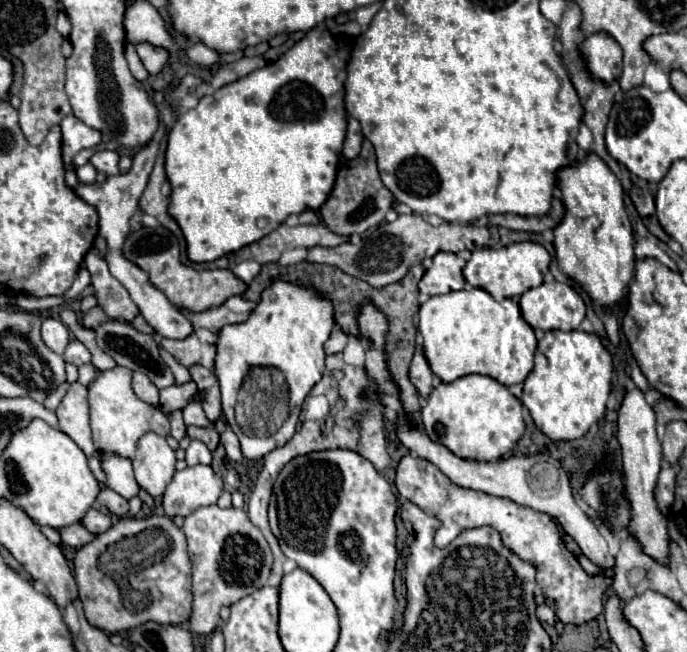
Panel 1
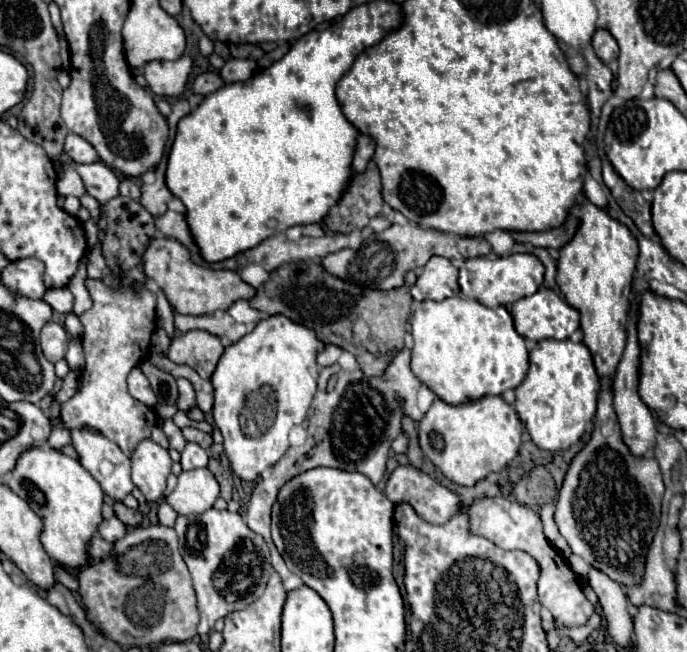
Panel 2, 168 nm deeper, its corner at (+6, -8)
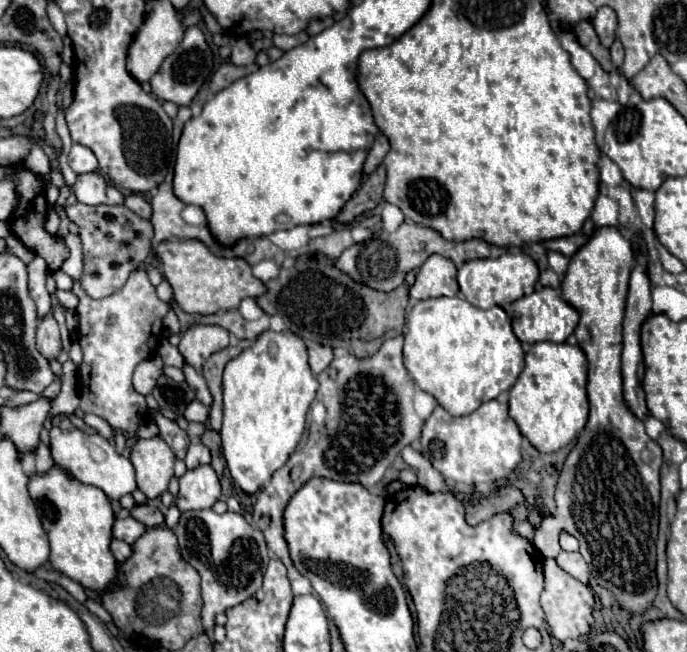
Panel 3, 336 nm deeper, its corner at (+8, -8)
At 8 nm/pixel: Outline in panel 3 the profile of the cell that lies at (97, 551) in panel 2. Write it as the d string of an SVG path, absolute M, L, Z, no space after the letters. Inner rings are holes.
M112 540L112 544L110 544L110 548L112 548L112 554L114 554L114 558L118 560L118 564L122 564L122 562L126 562L130 556L132 556L132 546L130 544L126 544L126 542L122 542L122 540Z

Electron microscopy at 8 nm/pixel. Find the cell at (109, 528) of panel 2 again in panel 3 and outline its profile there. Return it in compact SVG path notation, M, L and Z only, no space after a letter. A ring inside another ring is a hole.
M132 516L126 518L126 520L116 520L114 522L114 538L124 540L128 544L134 544L144 532L146 532L146 526L140 524L138 520L134 520Z

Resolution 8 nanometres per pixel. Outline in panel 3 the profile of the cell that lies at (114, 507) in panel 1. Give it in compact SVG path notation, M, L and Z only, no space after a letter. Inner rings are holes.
M142 504L142 506L134 506L132 508L132 516L136 520L140 520L146 528L154 528L154 526L162 526L164 524L164 514L154 508L154 506L148 506L148 504Z

